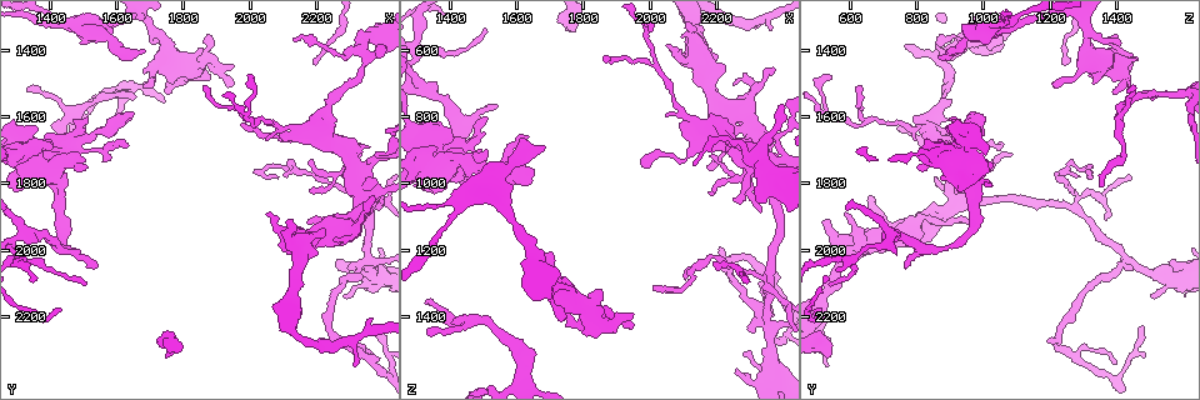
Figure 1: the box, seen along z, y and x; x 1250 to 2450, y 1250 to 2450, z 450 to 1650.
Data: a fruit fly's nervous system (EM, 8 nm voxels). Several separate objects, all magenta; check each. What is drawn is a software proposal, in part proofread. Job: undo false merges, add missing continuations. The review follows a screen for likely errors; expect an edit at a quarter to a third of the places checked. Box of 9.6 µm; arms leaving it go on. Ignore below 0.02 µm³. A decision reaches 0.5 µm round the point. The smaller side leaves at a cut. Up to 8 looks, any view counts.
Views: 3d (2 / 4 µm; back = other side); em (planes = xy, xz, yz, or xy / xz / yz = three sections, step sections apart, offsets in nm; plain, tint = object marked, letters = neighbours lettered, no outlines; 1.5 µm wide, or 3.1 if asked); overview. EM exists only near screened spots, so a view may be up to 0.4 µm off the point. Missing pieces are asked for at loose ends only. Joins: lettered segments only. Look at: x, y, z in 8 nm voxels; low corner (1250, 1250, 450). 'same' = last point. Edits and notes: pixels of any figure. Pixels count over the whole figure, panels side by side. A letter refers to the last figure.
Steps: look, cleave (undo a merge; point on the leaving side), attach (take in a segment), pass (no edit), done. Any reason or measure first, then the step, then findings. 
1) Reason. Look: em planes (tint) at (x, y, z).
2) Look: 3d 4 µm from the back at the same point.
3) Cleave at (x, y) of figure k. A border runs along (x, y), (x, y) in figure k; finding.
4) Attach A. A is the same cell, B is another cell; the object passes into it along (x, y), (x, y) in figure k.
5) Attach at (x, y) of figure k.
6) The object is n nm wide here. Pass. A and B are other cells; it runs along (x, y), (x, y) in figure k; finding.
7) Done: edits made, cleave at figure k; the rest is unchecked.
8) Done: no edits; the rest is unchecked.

An open end. Look: 3d 4 µm from the back at (1640, 1680, 860).

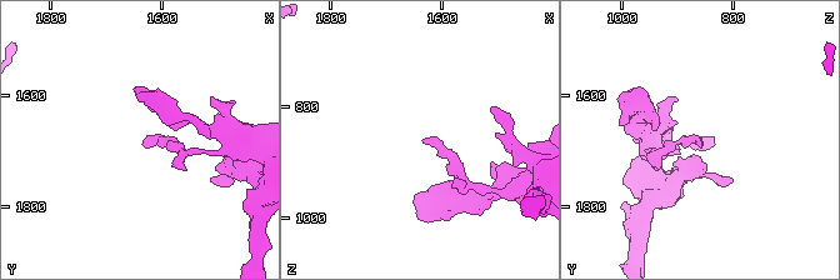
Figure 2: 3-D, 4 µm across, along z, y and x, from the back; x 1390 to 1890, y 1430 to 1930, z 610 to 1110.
Look: em xy step 8 (tint) at (1635, 1685, 855).

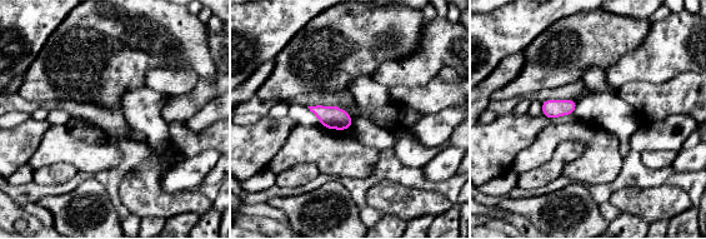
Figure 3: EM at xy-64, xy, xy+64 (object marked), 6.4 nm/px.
See the neighbours. Look: em xy step 8 (letters) at the same point.

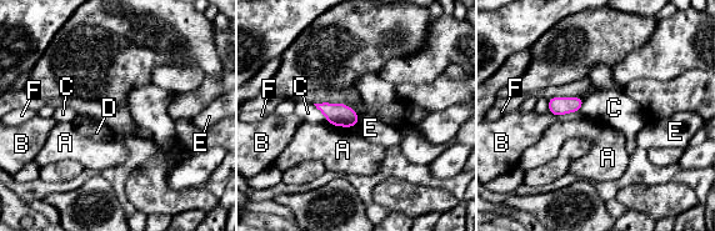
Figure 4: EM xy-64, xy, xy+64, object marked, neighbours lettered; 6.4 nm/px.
The longest contact is with C, 220 nm. Pass. A, B, C, D, E and F are other cells; a border runs along (359, 117), (354, 125) in figure 4; no lettered segment goes on from it.

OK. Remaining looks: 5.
Branch stops here. Look: em planes (letters) at (1680, 1410, 890).

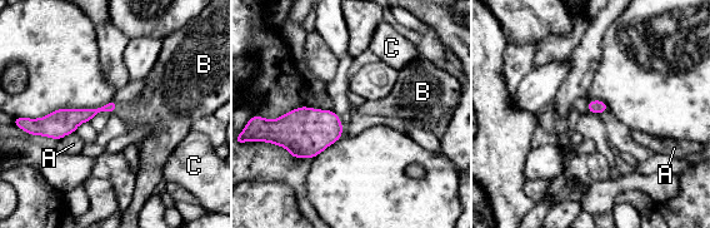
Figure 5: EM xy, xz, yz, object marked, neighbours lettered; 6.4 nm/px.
Attach B. B is the same cell, A and C are other cells; the object passes into it along (78, 117), (115, 108), (154, 108) in figure 5; the neuron continues.

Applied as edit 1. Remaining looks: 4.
Branch stops here. Look: em planes (letters) at (1680, 1470, 1320).

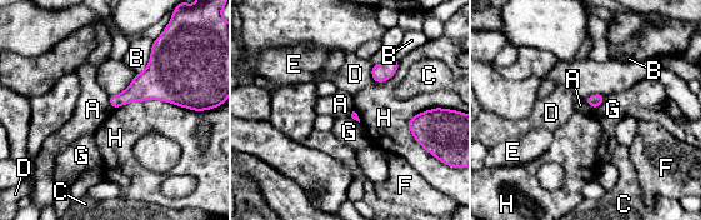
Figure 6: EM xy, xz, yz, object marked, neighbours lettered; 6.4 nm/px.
Pass. A, B, C, D, E, F, G and H are other cells; a border runs along (584, 98), (595, 109) in figure 6; no lettered segment goes on from it.

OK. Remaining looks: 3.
Done: edits made, attach at figure 5; the rest is unchecked.

